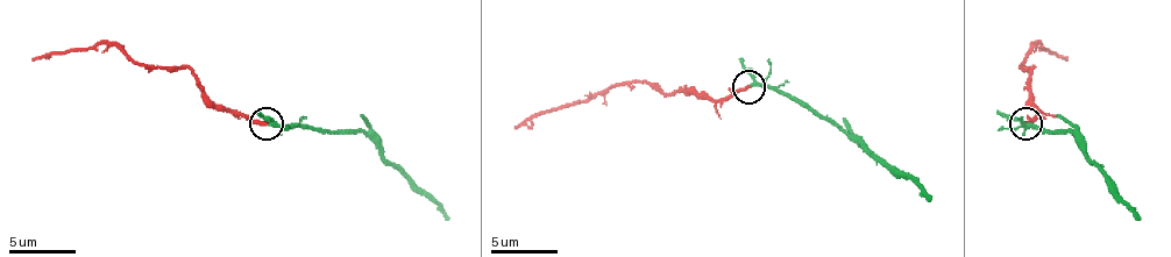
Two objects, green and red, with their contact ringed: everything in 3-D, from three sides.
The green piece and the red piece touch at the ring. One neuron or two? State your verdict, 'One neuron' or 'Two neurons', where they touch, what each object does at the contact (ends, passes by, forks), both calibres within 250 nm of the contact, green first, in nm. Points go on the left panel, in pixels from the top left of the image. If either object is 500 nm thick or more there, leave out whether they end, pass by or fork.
One neuron. Place: (267, 123). At the ring green forks. At the ring red ends. Thickness 170 nm (green) against 220 nm

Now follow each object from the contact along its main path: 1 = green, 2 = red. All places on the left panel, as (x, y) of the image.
1: (269, 125), (362, 130), (448, 220)
2: (265, 125), (239, 111), (222, 111), (189, 68), (146, 68), (113, 44), (52, 51), (33, 61)

